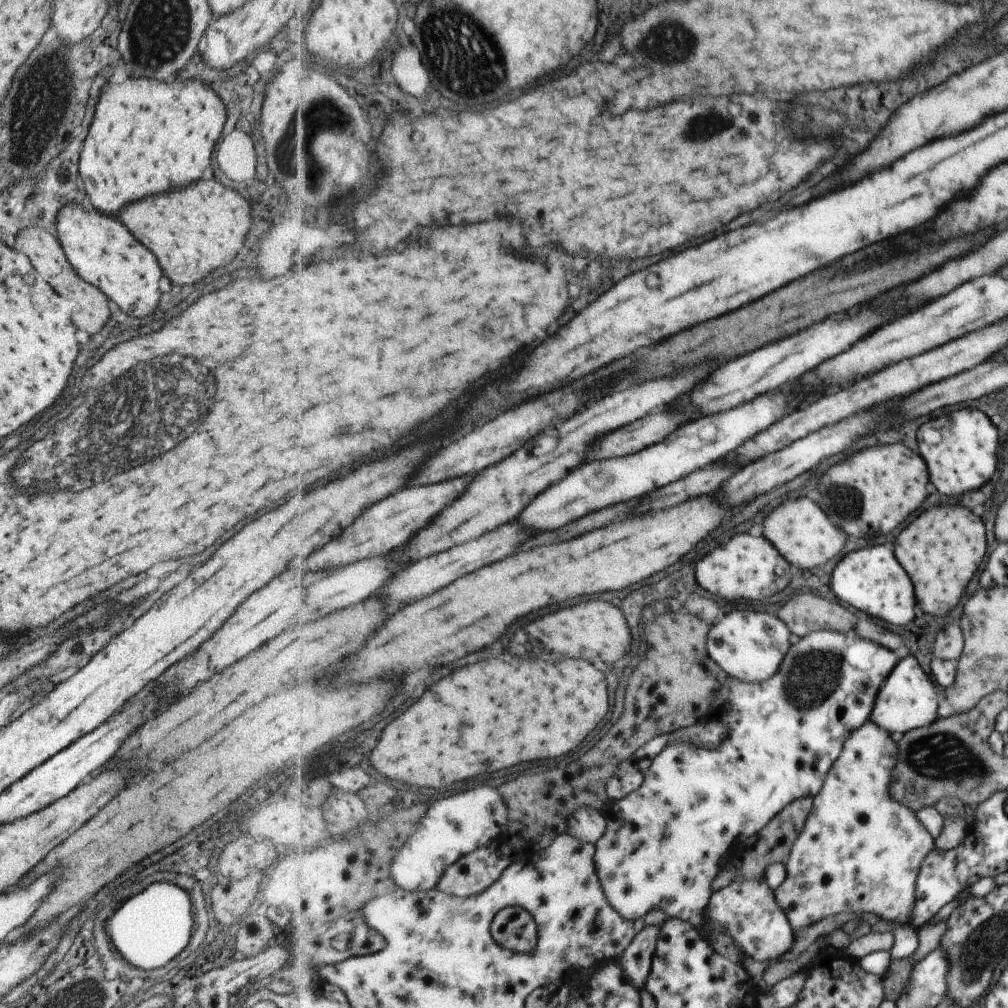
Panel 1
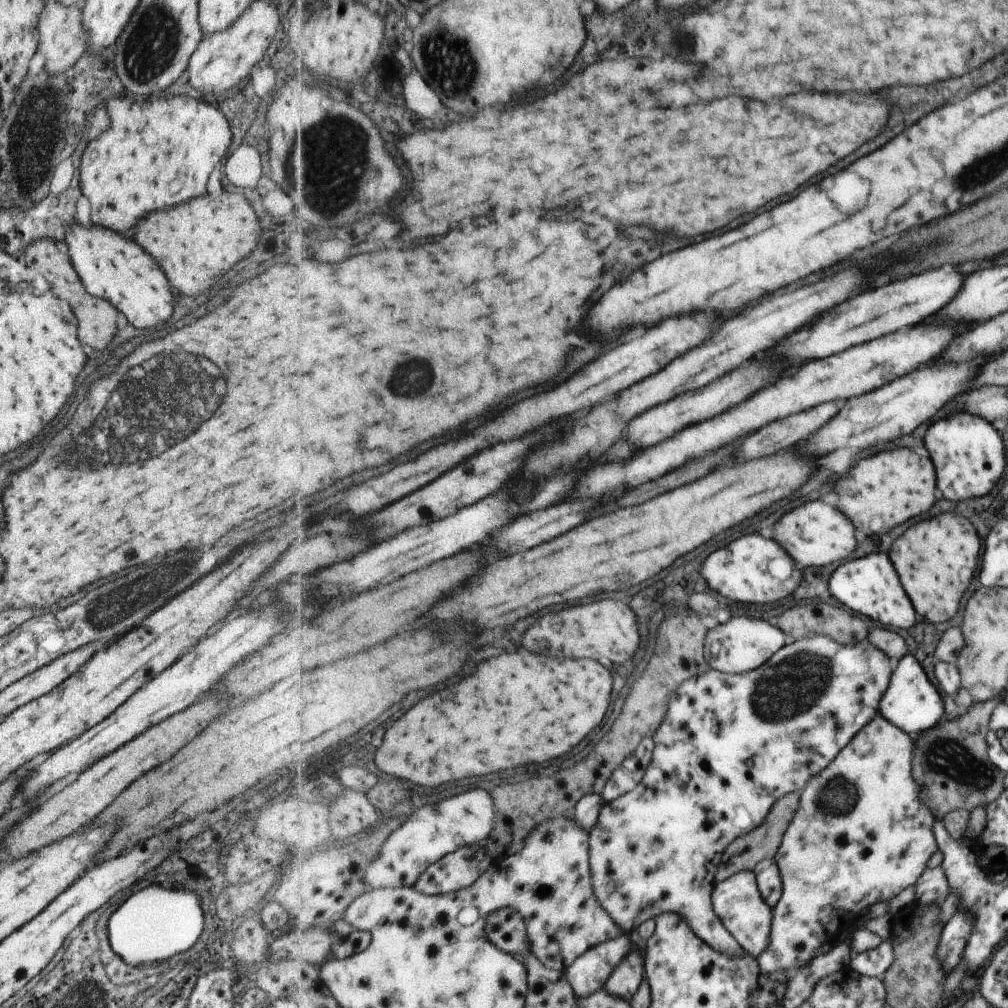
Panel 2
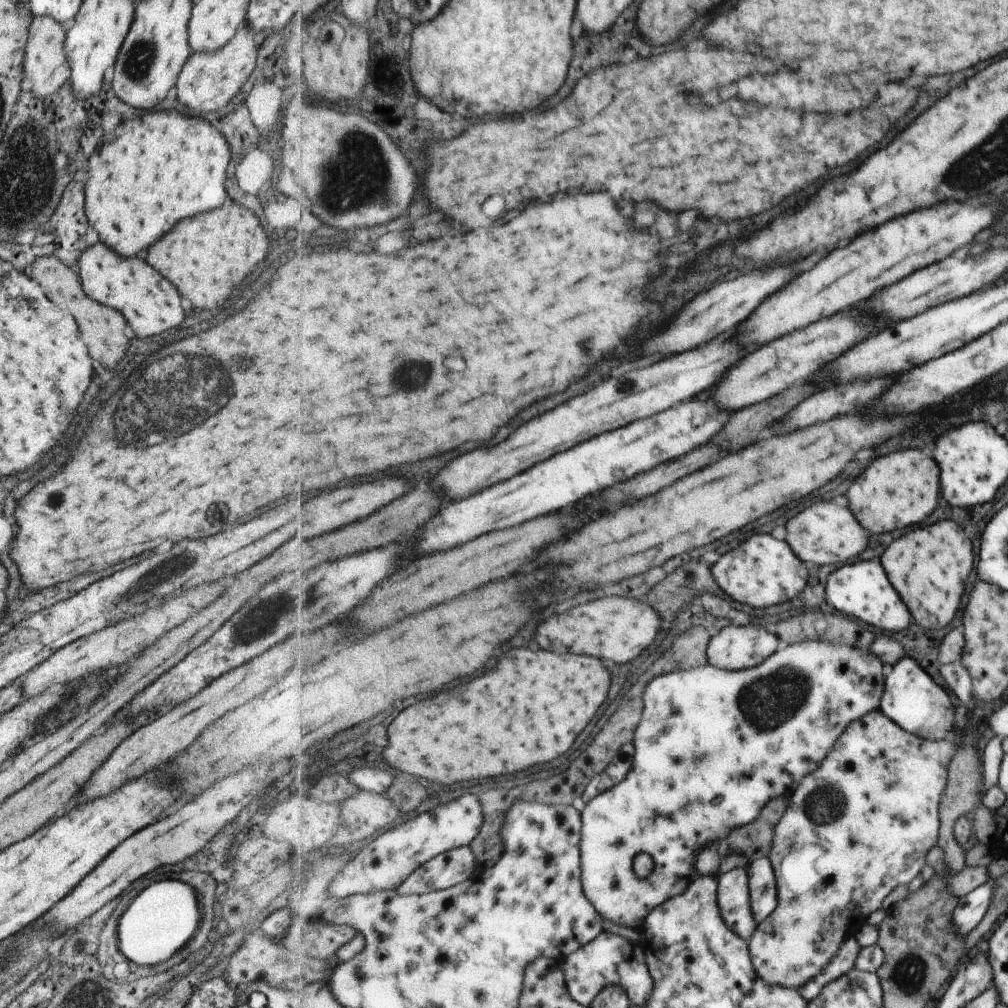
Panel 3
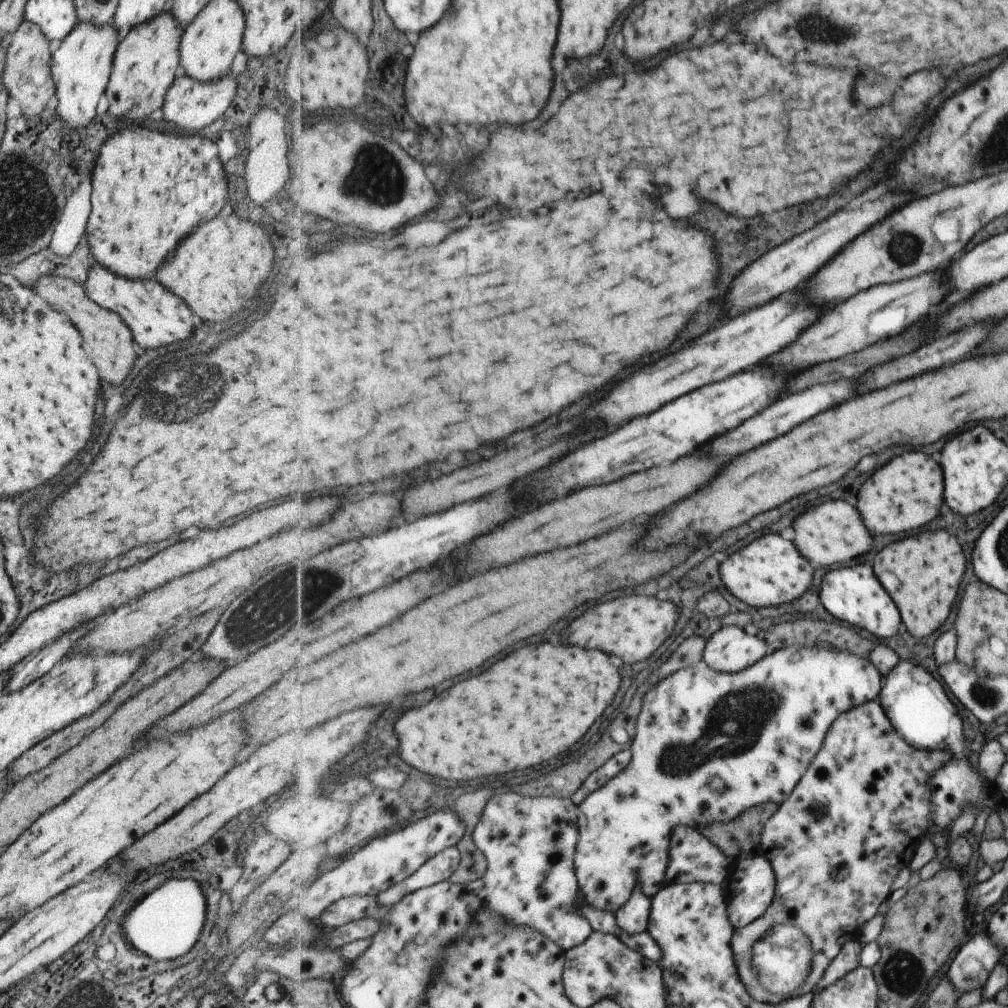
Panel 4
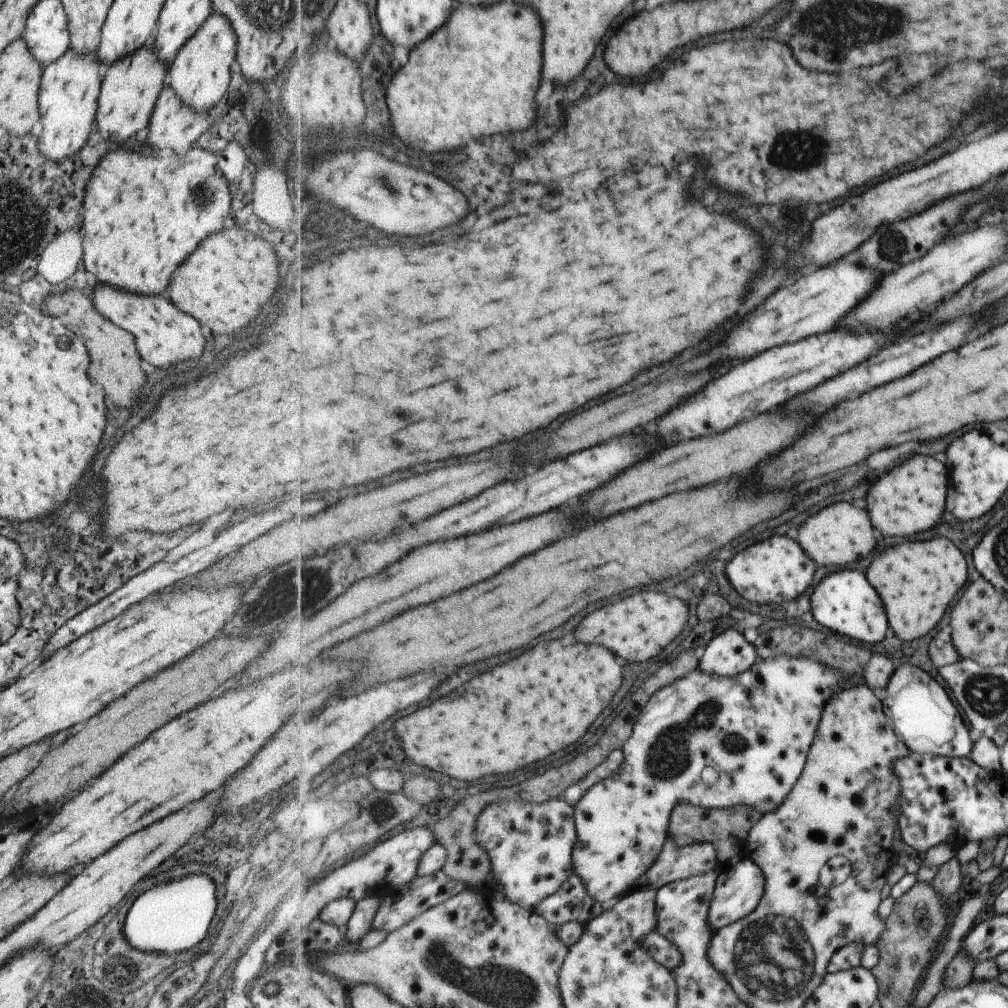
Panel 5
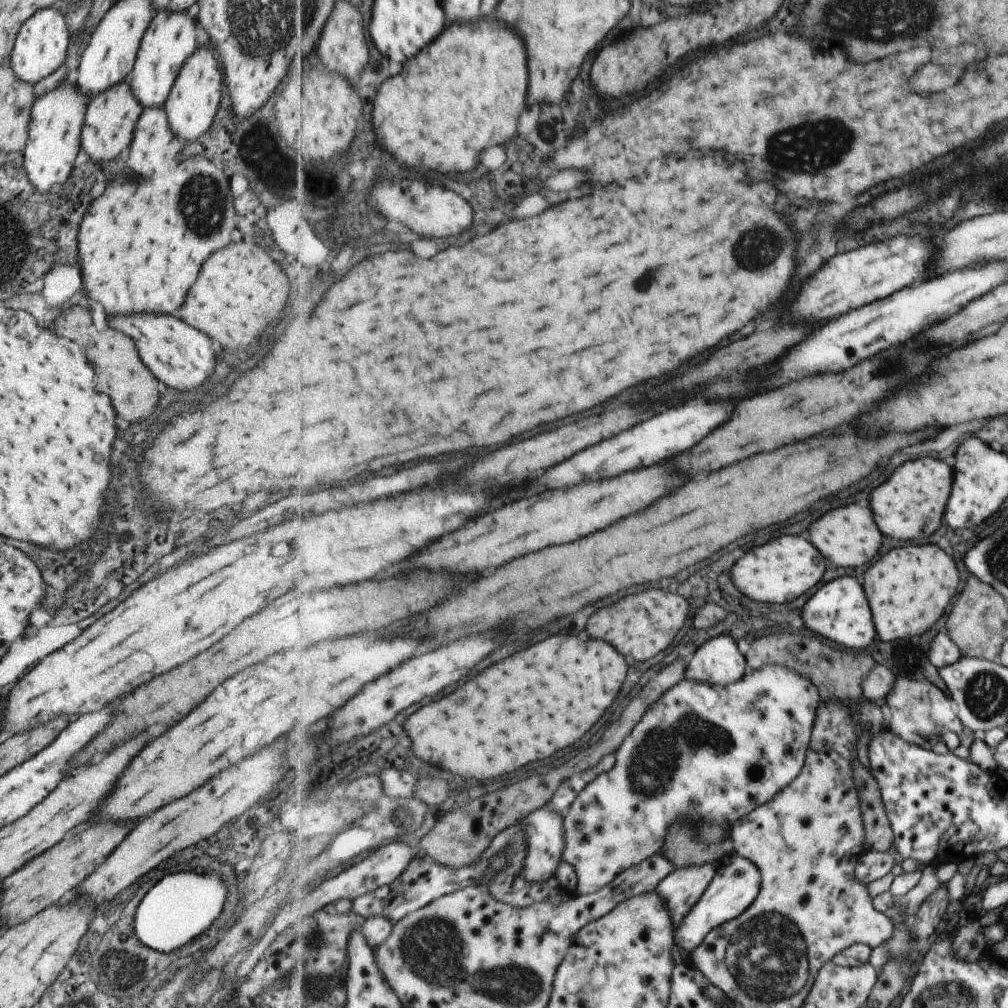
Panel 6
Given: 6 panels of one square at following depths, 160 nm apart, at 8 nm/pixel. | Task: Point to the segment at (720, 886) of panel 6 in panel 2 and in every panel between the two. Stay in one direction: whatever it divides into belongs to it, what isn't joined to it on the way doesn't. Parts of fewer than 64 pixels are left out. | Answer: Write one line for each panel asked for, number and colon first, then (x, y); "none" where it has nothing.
2: (769, 877)
3: (764, 891)
4: (751, 889)
5: (741, 884)

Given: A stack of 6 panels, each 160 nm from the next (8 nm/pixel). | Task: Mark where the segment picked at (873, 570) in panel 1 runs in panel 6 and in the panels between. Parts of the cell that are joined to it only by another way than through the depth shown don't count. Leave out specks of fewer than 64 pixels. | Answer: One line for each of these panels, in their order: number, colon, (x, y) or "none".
2: (870, 585)
3: (862, 589)
4: (853, 595)
5: (845, 601)
6: (840, 610)

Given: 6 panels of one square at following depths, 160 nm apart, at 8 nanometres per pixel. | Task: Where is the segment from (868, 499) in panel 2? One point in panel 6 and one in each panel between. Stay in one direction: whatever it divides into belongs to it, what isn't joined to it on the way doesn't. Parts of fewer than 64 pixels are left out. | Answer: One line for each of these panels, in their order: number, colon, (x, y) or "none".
3: (900, 490)
4: (908, 493)
5: (910, 499)
6: (920, 489)

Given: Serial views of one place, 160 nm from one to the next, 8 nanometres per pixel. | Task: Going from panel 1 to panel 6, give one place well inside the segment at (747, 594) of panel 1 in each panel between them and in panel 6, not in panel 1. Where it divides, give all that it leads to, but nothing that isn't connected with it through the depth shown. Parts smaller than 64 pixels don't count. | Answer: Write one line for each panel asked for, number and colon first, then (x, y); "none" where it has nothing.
2: (753, 570)
3: (765, 572)
4: (772, 571)
5: (777, 570)
6: (782, 570)

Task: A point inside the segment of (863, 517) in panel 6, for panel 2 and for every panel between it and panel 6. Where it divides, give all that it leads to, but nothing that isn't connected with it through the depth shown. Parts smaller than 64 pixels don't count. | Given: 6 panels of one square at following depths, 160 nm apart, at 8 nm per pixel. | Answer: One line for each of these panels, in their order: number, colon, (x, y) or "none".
2: (815, 534)
3: (824, 534)
4: (834, 533)
5: (842, 534)

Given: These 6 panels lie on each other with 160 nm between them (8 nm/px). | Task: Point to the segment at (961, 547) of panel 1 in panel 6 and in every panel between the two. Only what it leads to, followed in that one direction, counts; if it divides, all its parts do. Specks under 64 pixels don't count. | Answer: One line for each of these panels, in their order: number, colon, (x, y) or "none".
2: (937, 557)
3: (929, 565)
4: (923, 572)
5: (919, 580)
6: (911, 587)

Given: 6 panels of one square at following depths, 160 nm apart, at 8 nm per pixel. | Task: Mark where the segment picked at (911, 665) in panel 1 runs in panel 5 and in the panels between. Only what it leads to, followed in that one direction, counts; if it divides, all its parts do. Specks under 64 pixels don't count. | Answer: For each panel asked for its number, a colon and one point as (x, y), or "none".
2: (912, 703)
3: (914, 700)
4: (916, 702)
5: (922, 713)

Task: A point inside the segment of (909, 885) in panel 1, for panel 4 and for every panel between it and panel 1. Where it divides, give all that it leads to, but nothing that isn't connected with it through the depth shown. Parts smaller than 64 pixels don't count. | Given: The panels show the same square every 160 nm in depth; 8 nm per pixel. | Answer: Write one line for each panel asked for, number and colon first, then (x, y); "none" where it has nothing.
2: (862, 835)
3: (880, 792)
4: (868, 783)

